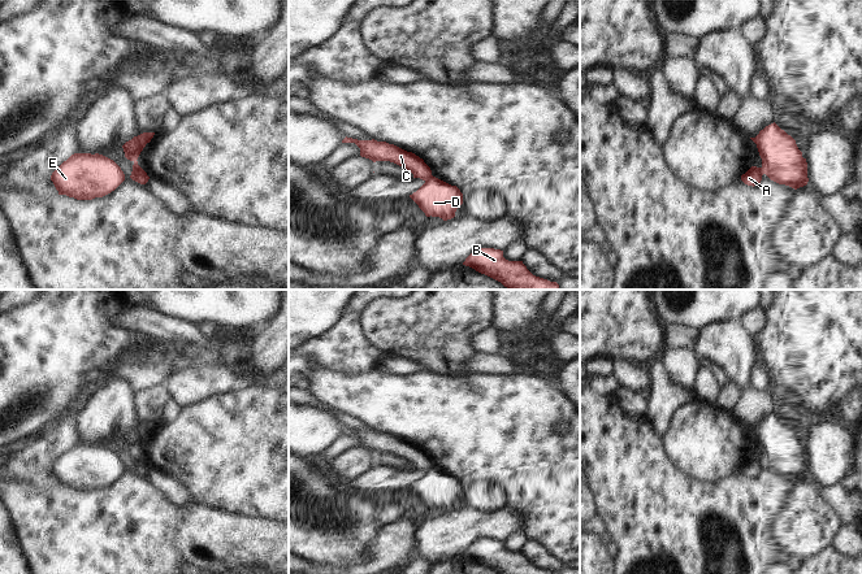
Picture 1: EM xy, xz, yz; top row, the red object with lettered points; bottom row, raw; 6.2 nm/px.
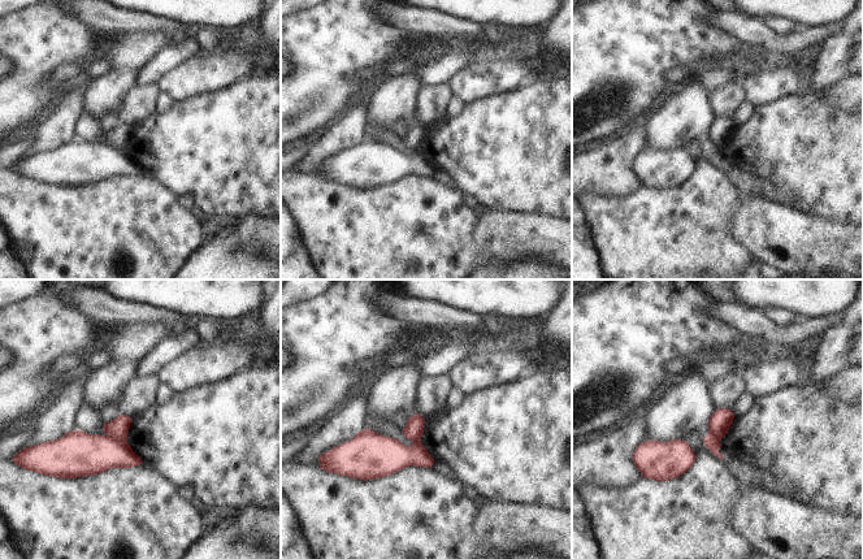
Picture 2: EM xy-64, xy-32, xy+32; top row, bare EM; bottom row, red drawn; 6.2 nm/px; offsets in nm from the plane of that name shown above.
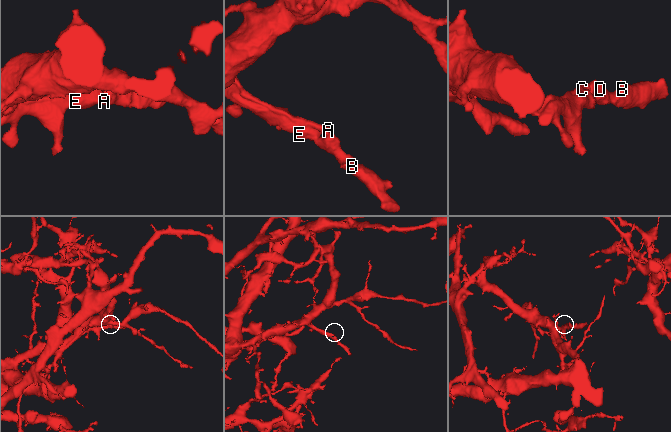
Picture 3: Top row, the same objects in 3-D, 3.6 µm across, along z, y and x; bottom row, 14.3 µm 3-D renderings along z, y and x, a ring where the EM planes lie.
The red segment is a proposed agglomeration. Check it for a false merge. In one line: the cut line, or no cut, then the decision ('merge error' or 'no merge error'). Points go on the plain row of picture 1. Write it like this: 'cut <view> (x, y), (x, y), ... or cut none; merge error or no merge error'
cut xy (137, 427), (141, 442); merge error

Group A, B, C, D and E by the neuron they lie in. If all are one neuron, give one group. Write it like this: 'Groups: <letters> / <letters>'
Groups: A B D E / C

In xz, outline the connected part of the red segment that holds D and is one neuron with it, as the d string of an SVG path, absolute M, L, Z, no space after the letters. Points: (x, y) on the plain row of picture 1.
M433 466L410 488L426 508L439 508L443 512L454 509L456 500L463 495L463 484L456 477Z

